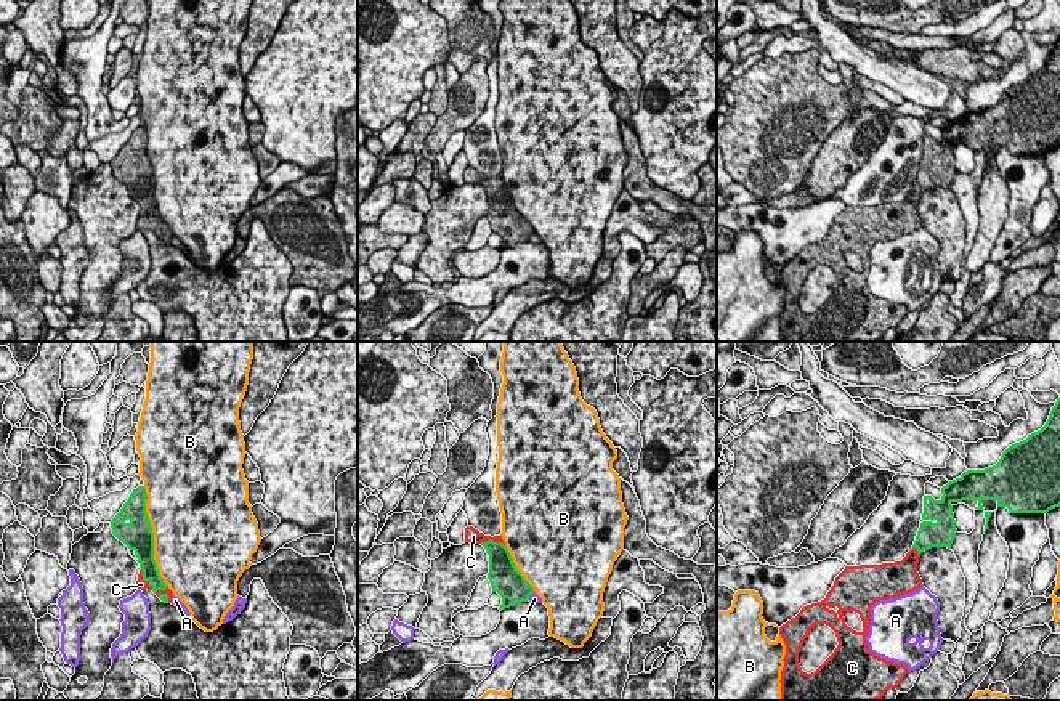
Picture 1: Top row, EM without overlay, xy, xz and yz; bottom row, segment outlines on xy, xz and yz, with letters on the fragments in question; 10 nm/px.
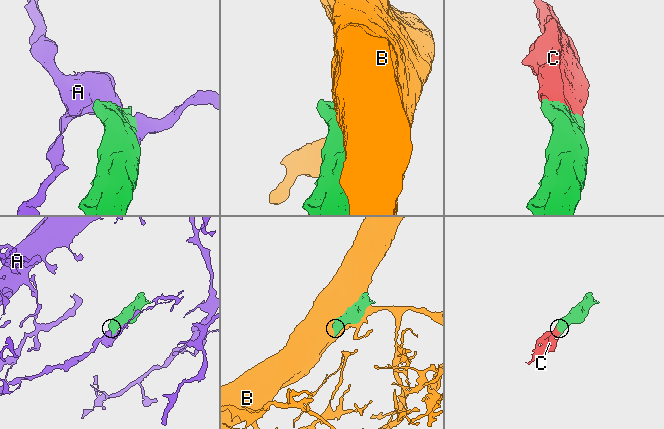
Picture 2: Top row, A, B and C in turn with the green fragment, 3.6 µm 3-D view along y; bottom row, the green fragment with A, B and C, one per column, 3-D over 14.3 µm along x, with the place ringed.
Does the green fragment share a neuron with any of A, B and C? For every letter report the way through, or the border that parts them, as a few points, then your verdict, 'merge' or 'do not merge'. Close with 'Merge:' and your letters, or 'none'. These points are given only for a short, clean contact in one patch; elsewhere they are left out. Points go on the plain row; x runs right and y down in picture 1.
A: do not merge
B: do not merge
C: merge
Merge: C

